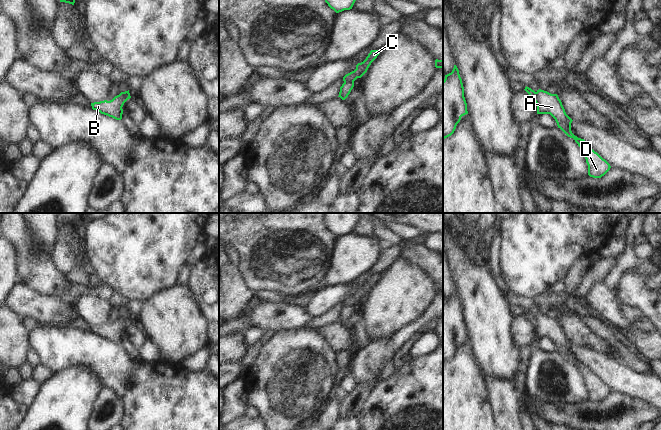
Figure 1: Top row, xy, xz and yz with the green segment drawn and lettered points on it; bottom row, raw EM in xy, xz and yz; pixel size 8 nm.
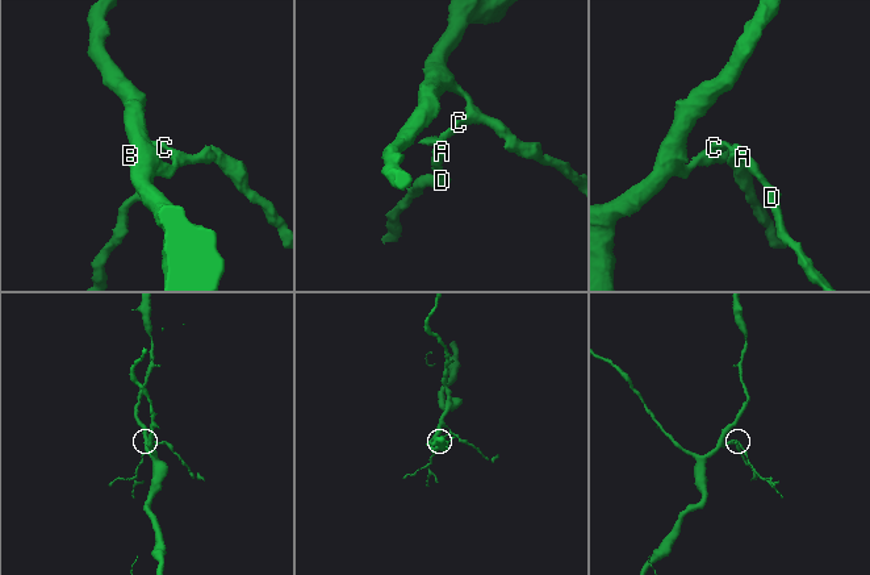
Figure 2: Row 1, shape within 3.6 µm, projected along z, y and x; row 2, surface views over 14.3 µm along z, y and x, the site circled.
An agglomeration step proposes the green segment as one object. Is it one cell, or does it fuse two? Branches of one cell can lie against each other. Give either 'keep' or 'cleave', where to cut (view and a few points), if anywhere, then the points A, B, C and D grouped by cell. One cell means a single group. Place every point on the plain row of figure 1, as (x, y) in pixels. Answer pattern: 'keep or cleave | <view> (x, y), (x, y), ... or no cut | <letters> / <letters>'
cleave | yz (535, 316), (537, 328) | A D / B C

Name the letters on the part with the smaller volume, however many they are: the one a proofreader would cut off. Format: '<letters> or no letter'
A, D

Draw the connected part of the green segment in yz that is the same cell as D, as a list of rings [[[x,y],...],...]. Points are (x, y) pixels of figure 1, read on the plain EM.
[[[537,314],[537,338],[550,338],[568,361],[573,362],[584,377],[588,389],[588,399],[593,402],[601,402],[611,392],[610,388],[603,383],[591,370],[571,355],[572,343],[566,338],[561,324],[557,318],[551,318],[544,314]]]

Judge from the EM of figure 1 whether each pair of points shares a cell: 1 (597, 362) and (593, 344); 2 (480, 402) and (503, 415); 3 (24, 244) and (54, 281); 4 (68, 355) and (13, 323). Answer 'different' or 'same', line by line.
1: different
2: different
3: same
4: different

